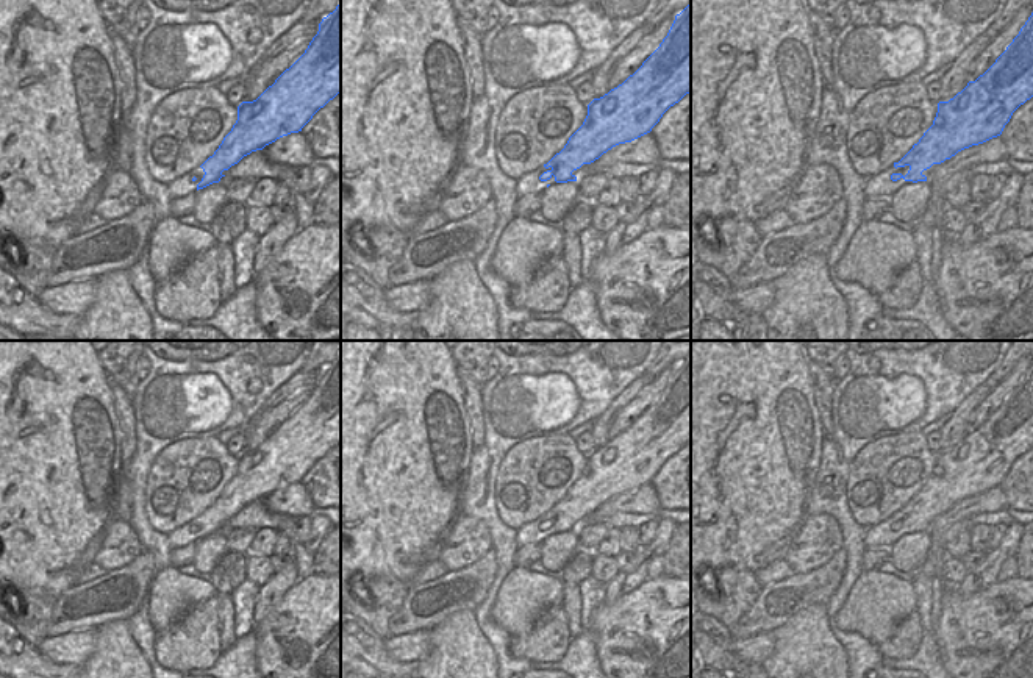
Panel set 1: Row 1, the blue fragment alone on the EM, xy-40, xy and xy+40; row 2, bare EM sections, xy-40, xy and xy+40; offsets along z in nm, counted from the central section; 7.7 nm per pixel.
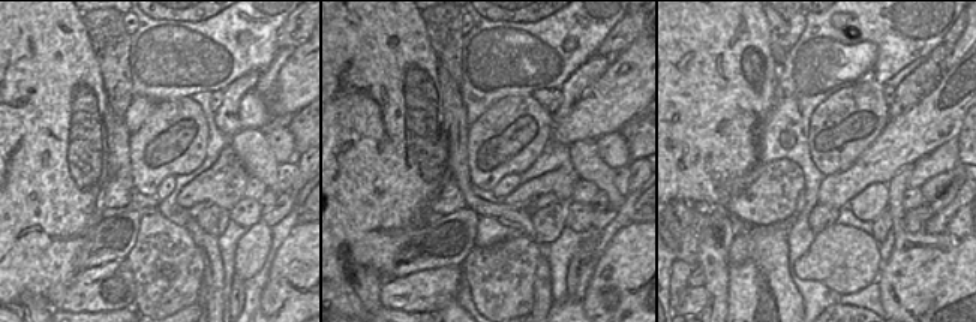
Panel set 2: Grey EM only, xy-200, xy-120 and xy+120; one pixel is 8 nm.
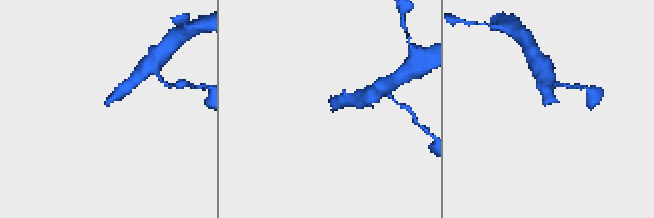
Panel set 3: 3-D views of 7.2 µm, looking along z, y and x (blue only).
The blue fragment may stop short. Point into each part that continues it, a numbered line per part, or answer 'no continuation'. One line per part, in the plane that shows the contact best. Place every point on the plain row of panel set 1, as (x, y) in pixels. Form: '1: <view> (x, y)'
1: xy+40 (879, 536)

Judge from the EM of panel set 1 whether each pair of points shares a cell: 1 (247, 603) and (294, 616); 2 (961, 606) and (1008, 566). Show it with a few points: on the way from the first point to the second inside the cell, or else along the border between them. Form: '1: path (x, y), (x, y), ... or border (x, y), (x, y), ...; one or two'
1: border (255, 622), (252, 630); two
2: border (1016, 575), (999, 581); two

